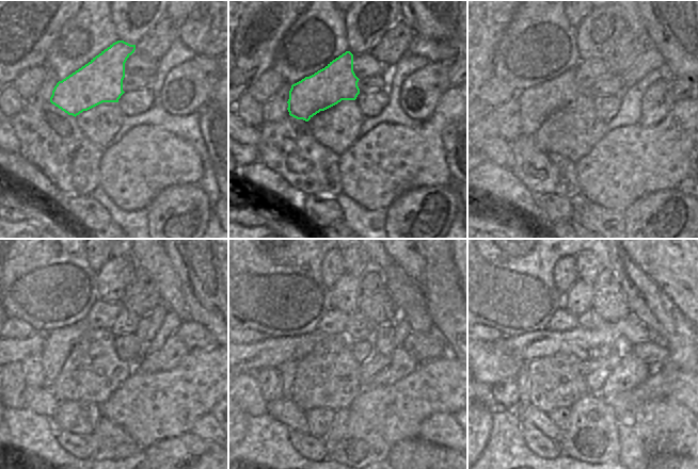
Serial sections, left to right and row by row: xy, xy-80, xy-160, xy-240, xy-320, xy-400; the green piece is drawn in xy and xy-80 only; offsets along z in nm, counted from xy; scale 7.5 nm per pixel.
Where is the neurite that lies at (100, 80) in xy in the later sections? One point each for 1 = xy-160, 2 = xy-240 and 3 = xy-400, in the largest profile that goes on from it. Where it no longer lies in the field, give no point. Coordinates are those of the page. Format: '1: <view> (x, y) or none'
1: xy-160 (537, 102)
2: xy-240 (59, 342)
3: xy-400 (523, 381)

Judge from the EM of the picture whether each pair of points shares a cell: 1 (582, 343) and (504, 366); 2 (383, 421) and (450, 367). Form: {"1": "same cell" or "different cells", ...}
{"1": "different cells", "2": "same cell"}

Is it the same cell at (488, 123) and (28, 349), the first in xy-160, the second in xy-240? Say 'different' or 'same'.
different

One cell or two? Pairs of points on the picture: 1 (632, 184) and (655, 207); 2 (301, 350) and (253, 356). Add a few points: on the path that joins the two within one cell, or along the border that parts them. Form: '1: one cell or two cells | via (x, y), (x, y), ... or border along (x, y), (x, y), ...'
1: two cells | border along (668, 190), (653, 191), (638, 197), (624, 212)
2: one cell | via (289, 351), (273, 351), (265, 354)

